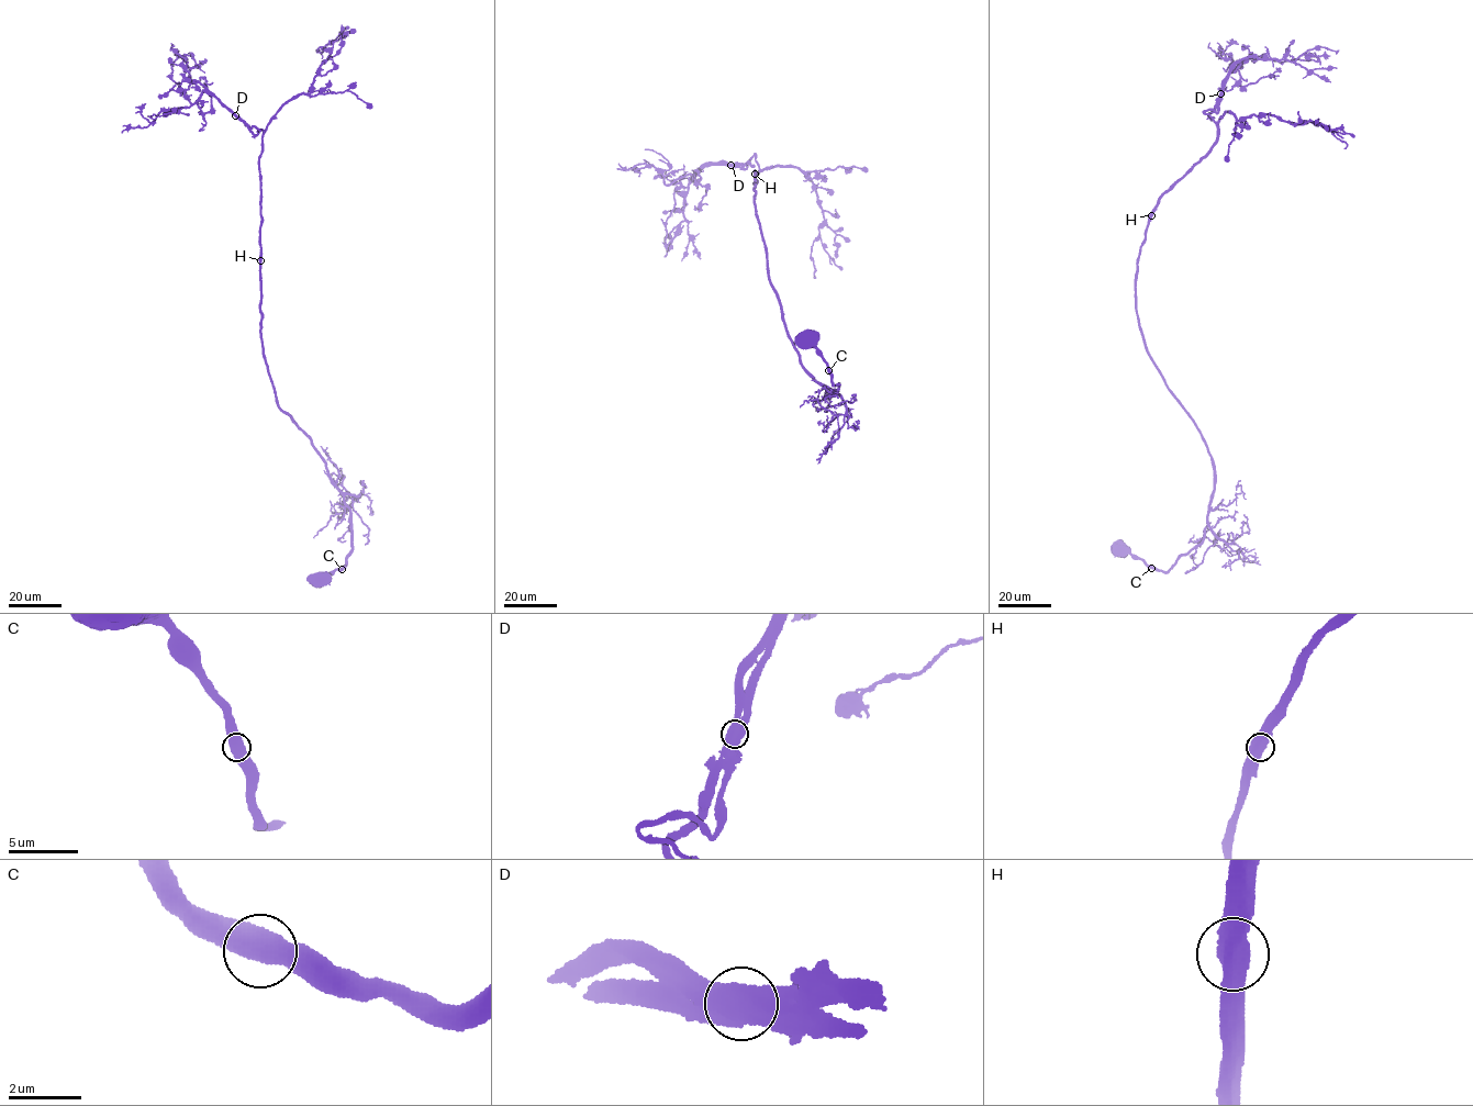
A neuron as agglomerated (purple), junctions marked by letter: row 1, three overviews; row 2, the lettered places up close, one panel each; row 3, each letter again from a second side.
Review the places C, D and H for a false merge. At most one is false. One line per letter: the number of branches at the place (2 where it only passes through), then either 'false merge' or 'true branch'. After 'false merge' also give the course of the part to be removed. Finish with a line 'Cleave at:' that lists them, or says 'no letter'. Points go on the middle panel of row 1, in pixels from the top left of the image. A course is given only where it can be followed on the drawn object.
C: 2 branches meet; true branch
D: 2 branches meet; false merge; foreign part runs (731, 165), (707, 163), (695, 174), (680, 179), (674, 190), (674, 207), (666, 222), (666, 244), (683, 225)
H: 2 branches meet; true branch
Cleave at: D

